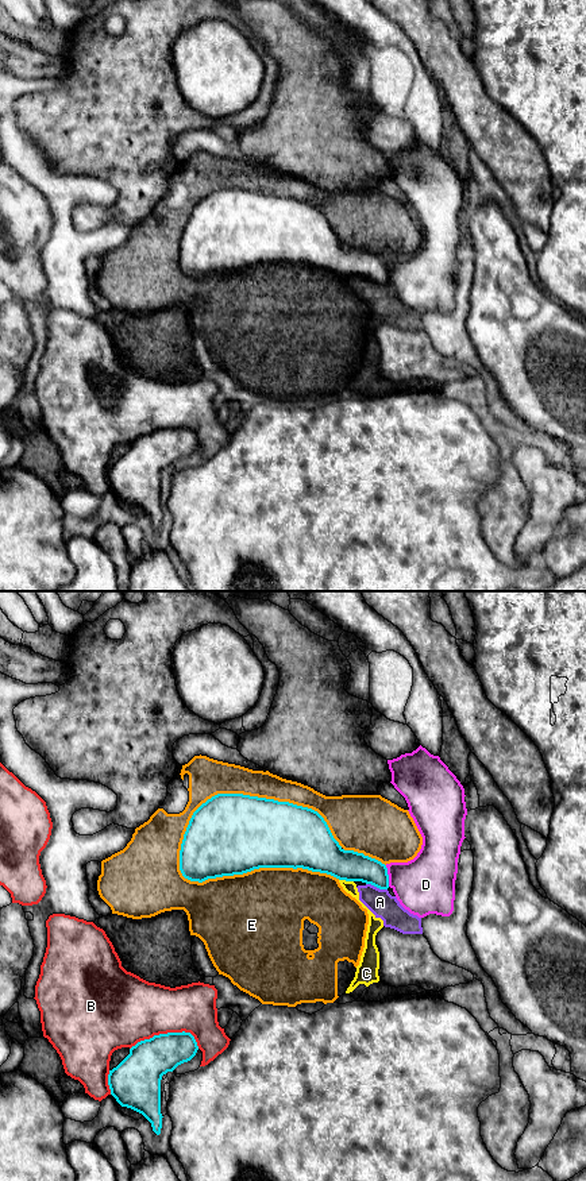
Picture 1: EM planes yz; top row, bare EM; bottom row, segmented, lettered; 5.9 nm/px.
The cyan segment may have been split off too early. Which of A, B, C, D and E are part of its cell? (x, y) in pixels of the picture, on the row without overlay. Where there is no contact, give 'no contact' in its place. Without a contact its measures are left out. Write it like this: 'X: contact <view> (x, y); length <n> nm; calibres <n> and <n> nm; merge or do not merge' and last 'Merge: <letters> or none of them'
A: contact yz (377, 282); length 130 nm; calibres 180 and 160 nm; do not merge
B: contact yz (168, 428); length 420 nm; calibres 240 and 380 nm; do not merge
C: contact yz (346, 276); length 90 nm; calibres 240 and 80 nm; do not merge
D: contact yz (388, 271); length 130 nm; calibres 180 and 340 nm; do not merge
E: contact yz (276, 196); length 1250 nm; calibres 440 and 160 nm; do not merge
Merge: none of them

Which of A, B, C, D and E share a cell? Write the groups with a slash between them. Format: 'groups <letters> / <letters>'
groups A C / B / D / E

